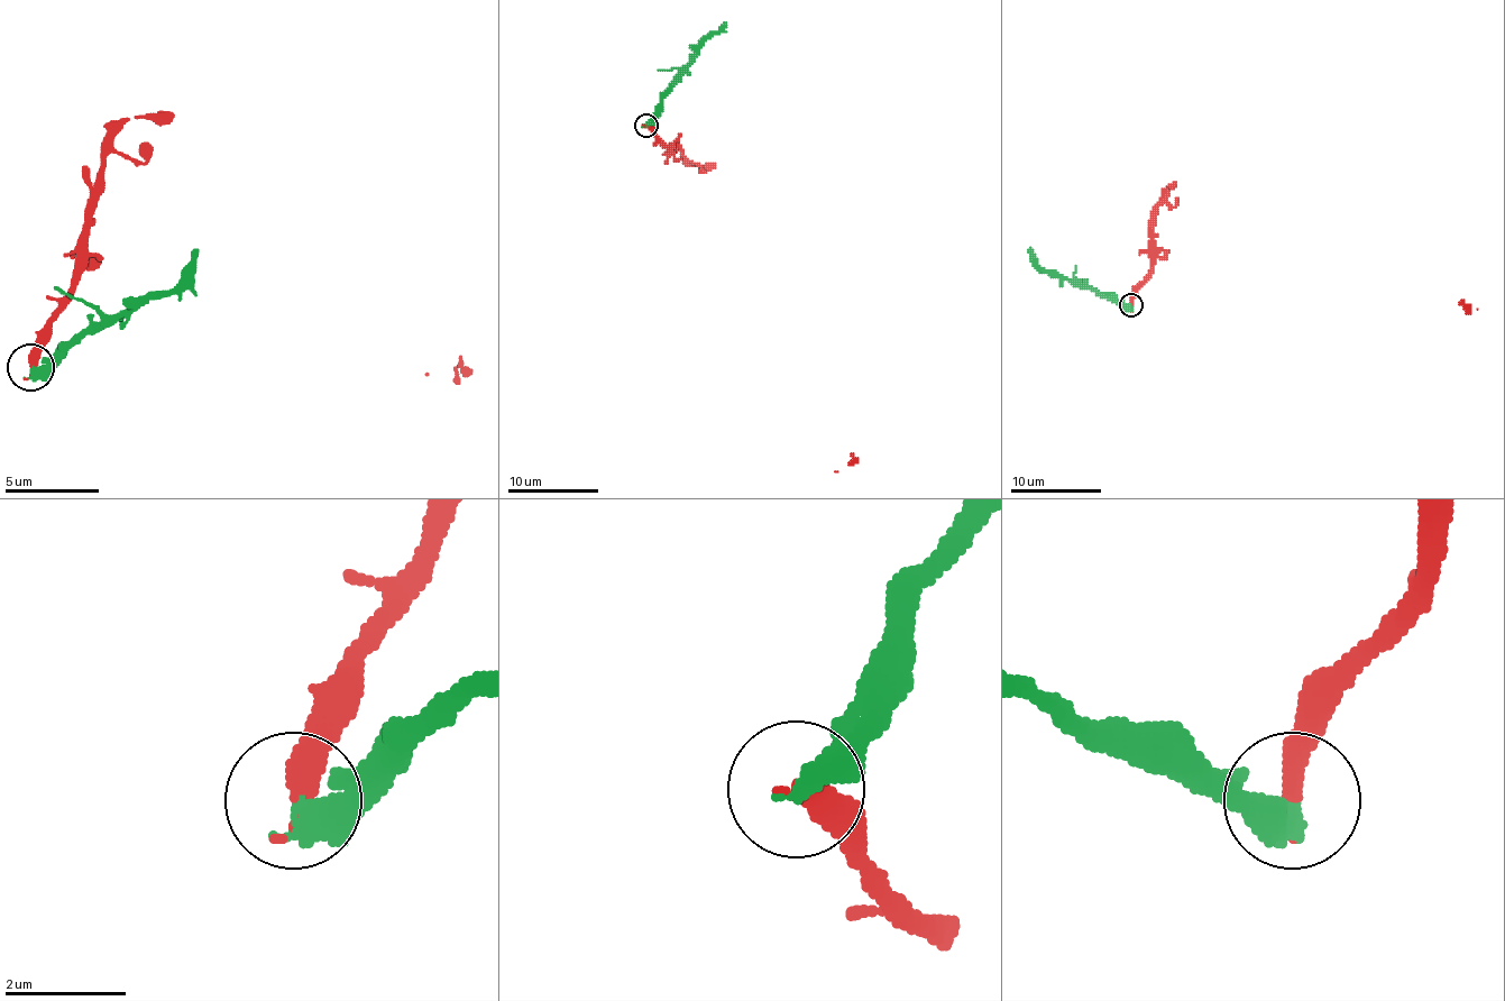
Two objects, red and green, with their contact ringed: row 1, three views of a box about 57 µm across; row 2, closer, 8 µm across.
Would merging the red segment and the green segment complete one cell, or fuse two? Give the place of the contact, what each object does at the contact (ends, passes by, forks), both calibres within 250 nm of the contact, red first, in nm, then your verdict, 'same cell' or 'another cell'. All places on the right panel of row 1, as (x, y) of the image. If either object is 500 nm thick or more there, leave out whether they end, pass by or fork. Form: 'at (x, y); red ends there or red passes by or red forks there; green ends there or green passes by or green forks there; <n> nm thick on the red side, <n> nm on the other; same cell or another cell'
at (1130, 305); 400 nm thick on the red side, 500 nm on the other; another cell

